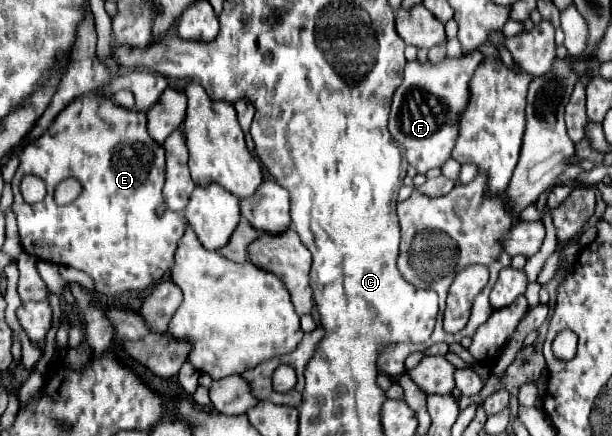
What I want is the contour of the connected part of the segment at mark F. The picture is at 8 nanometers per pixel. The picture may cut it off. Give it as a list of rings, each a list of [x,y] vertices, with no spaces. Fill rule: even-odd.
[[[479,51],[469,53],[461,59],[445,59],[437,65],[411,61],[405,65],[403,83],[397,87],[389,113],[389,131],[391,137],[403,147],[405,159],[417,173],[425,173],[433,167],[441,167],[455,147],[459,117],[469,99],[469,81],[483,61]]]

